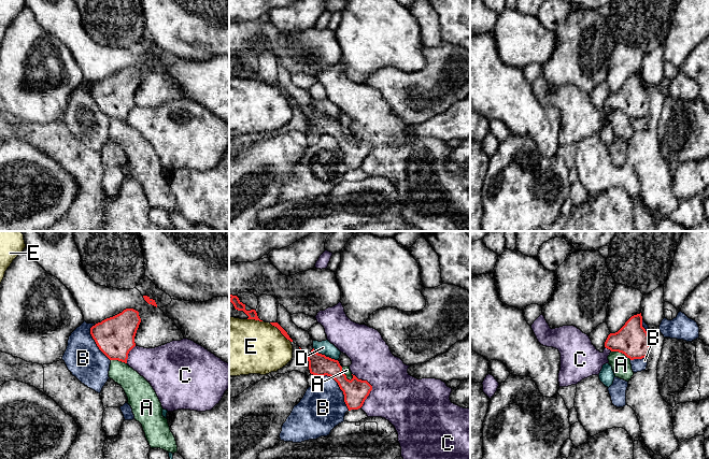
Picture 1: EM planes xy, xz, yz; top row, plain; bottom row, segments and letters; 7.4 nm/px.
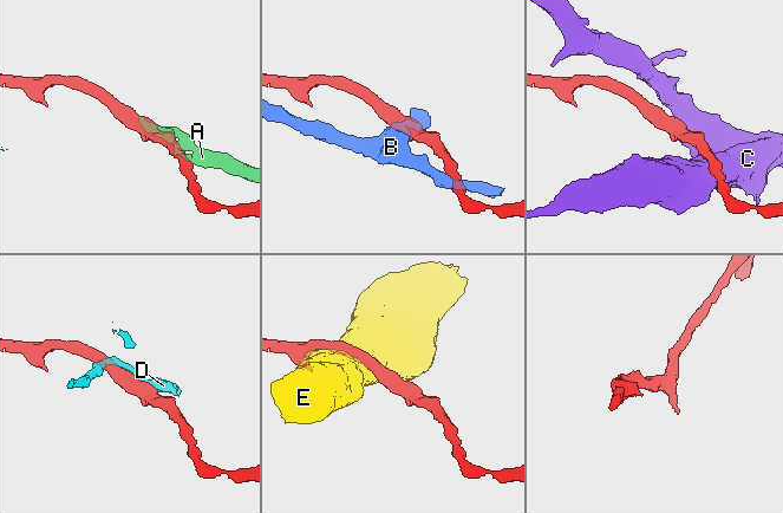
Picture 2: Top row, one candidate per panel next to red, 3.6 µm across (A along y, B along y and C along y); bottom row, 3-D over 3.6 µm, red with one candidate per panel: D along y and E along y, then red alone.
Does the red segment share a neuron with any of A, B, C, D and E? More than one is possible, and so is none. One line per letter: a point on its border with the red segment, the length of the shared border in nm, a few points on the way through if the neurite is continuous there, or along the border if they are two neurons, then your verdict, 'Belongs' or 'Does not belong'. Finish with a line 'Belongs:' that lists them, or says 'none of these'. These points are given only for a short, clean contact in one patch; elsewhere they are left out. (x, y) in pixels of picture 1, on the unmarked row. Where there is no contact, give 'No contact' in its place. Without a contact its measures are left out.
A: Touches red at xz (344, 133). Shared border 120 nm. Does not belong
B: Touches red at xz (340, 147). Shared border 340 nm. Boundary: xz (320, 135), (330, 135), (337, 142), (349, 169). Does not belong
C: Touches red at xz (371, 146). Shared border 280 nm. Does not belong
D: Touches red at xz (324, 114). Shared border 200 nm. Does not belong
E: Touches red at xz (280, 89). Shared border 220 nm. Does not belong
Belongs: none of these

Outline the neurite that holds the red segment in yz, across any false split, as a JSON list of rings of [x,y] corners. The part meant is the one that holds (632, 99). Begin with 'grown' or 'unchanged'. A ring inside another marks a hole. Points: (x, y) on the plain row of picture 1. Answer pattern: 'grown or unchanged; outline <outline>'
unchanged; outline [[[641,72],[632,75],[618,91],[610,92],[605,106],[624,113],[630,119],[649,115],[650,98],[642,86]]]

